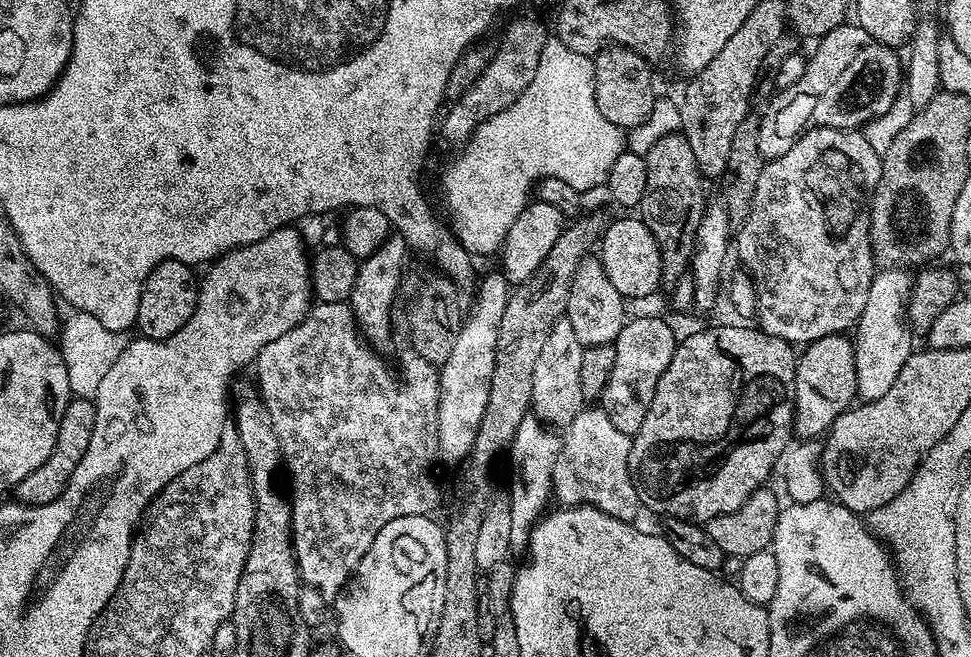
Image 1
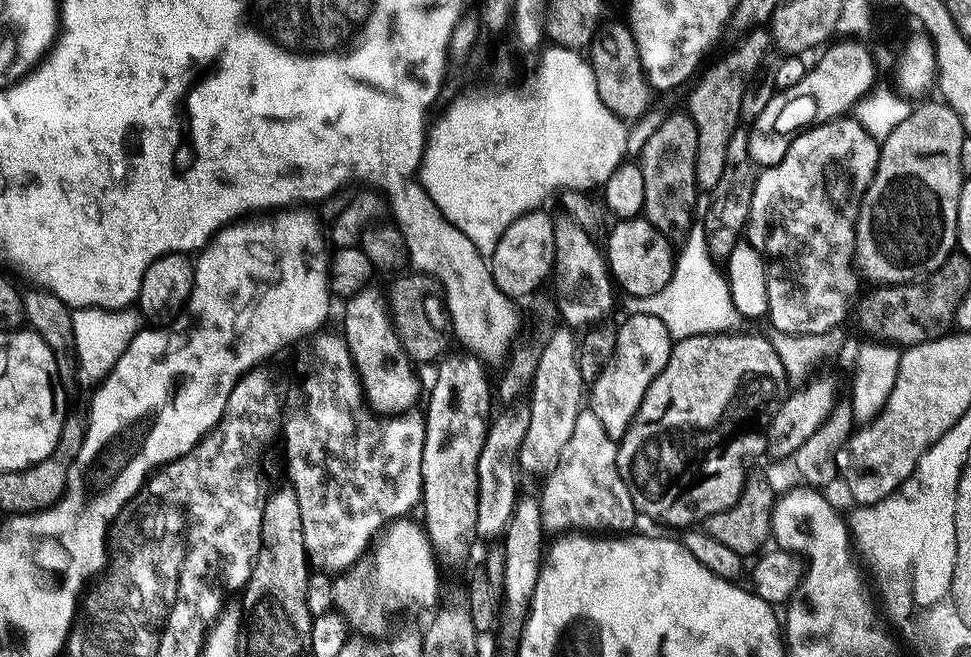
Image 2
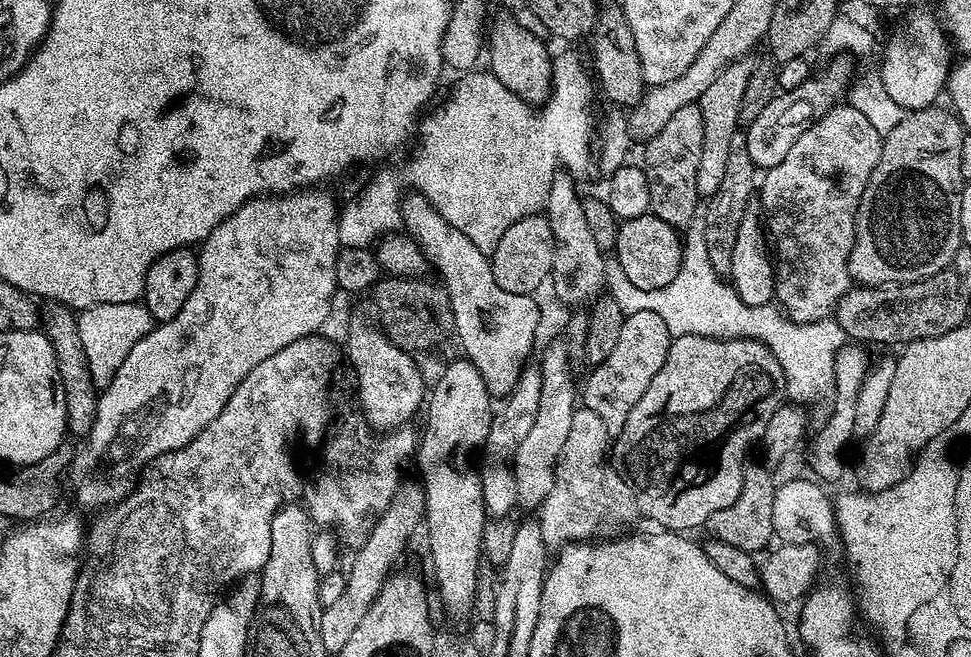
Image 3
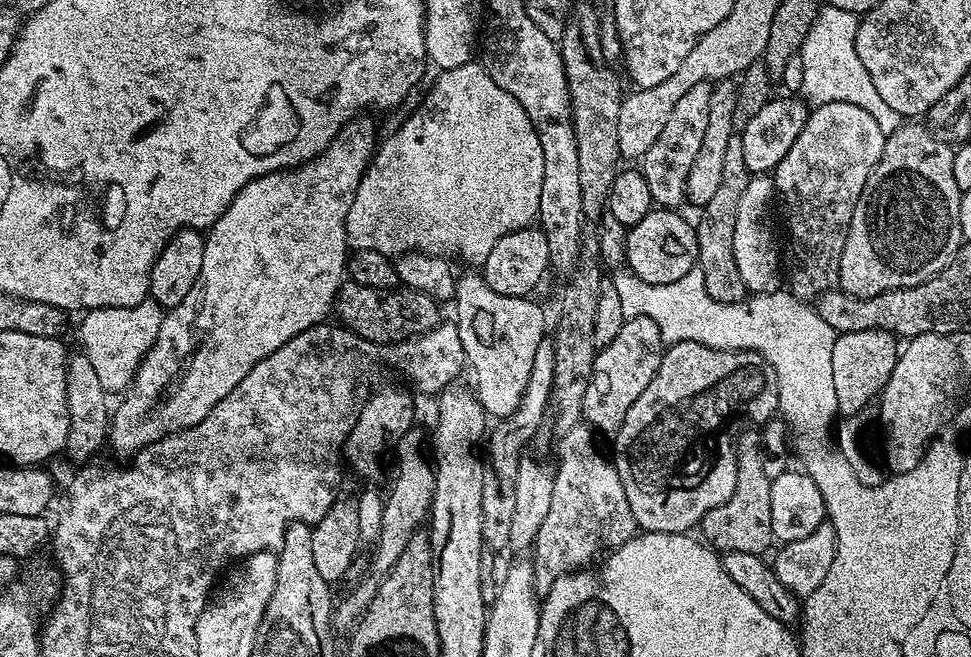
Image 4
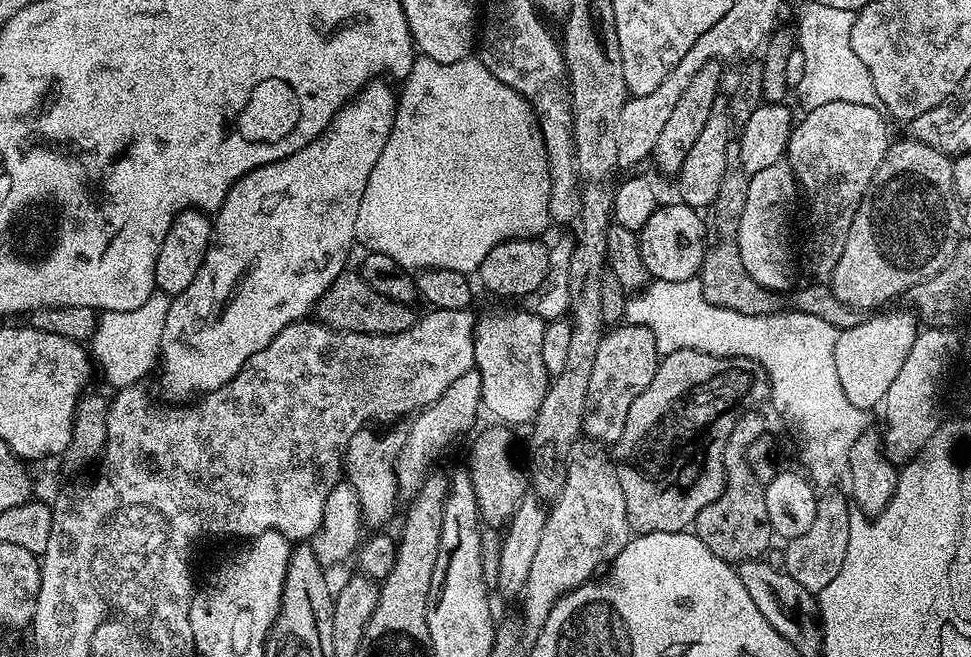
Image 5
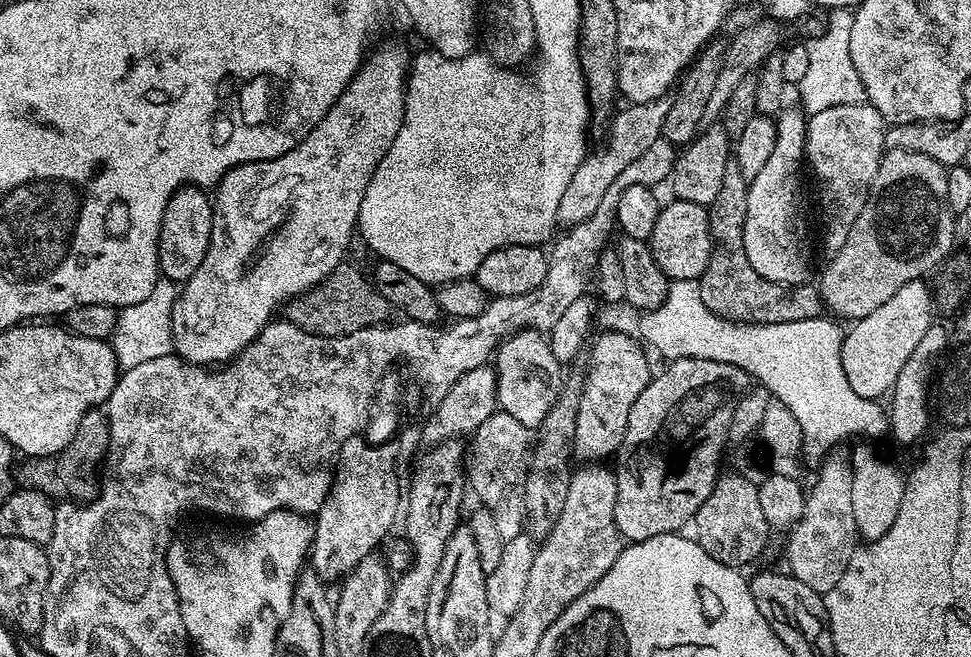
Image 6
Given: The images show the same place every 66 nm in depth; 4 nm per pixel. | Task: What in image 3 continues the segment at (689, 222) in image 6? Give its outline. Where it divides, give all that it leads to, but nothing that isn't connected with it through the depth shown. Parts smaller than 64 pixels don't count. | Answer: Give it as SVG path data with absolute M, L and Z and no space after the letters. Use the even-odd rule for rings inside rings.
M654 215L623 221L617 230L614 256L622 264L623 273L641 290L658 290L673 282L683 262L684 241L681 233Z

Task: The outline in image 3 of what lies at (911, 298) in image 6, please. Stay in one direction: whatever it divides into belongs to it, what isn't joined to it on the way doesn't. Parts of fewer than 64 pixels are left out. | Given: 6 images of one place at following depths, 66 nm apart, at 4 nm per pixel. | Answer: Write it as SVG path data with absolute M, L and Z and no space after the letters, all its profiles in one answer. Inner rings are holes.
M847 344L841 347L835 356L832 414L825 422L824 428L819 430L812 444L812 468L821 481L836 482L844 472L841 454L850 440L855 437L855 407L858 392L870 371L870 363L868 364L868 356L865 352L867 351L861 345Z

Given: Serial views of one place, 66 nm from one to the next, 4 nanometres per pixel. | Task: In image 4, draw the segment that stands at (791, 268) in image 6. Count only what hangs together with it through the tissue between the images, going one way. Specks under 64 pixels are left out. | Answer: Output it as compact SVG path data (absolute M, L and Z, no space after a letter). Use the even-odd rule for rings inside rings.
M756 174L751 177L738 202L738 218L734 221L734 262L738 262L738 274L742 274L742 282L749 290L749 293L759 294L773 292L779 289L782 284L782 256L776 249L776 236L768 225L768 211L774 204L774 180L768 174Z

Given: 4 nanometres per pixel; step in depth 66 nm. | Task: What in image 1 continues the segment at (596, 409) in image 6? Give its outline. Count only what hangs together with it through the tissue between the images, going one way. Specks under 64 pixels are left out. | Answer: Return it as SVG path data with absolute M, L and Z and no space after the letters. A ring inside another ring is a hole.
M636 316L633 320L631 317L618 334L614 345L614 371L600 394L598 404L604 409L606 418L622 430L624 437L638 434L642 418L646 418L646 410L650 410L654 390L658 390L658 378L666 374L666 366L670 366L670 358L674 358L677 343L678 336L660 316Z

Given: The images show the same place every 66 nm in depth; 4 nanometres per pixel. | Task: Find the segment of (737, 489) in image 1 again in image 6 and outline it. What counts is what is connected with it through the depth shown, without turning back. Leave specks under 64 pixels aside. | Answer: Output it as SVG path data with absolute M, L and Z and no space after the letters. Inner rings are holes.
M682 357L680 360L671 361L667 366L669 368L665 372L657 371L646 386L646 390L642 390L642 394L638 394L638 402L634 402L634 407L630 409L630 422L626 422L626 438L622 438L622 446L614 453L614 461L616 460L614 471L616 474L616 485L618 486L616 505L614 506L614 520L621 536L628 542L654 538L658 534L679 533L683 529L680 527L683 524L687 525L692 517L695 516L698 506L702 506L702 502L706 502L706 498L710 498L716 481L722 475L720 455L724 452L724 444L727 445L729 443L728 431L730 430L730 418L734 418L734 406L750 387L750 377L746 370L739 369L738 366L727 365L726 362Z

